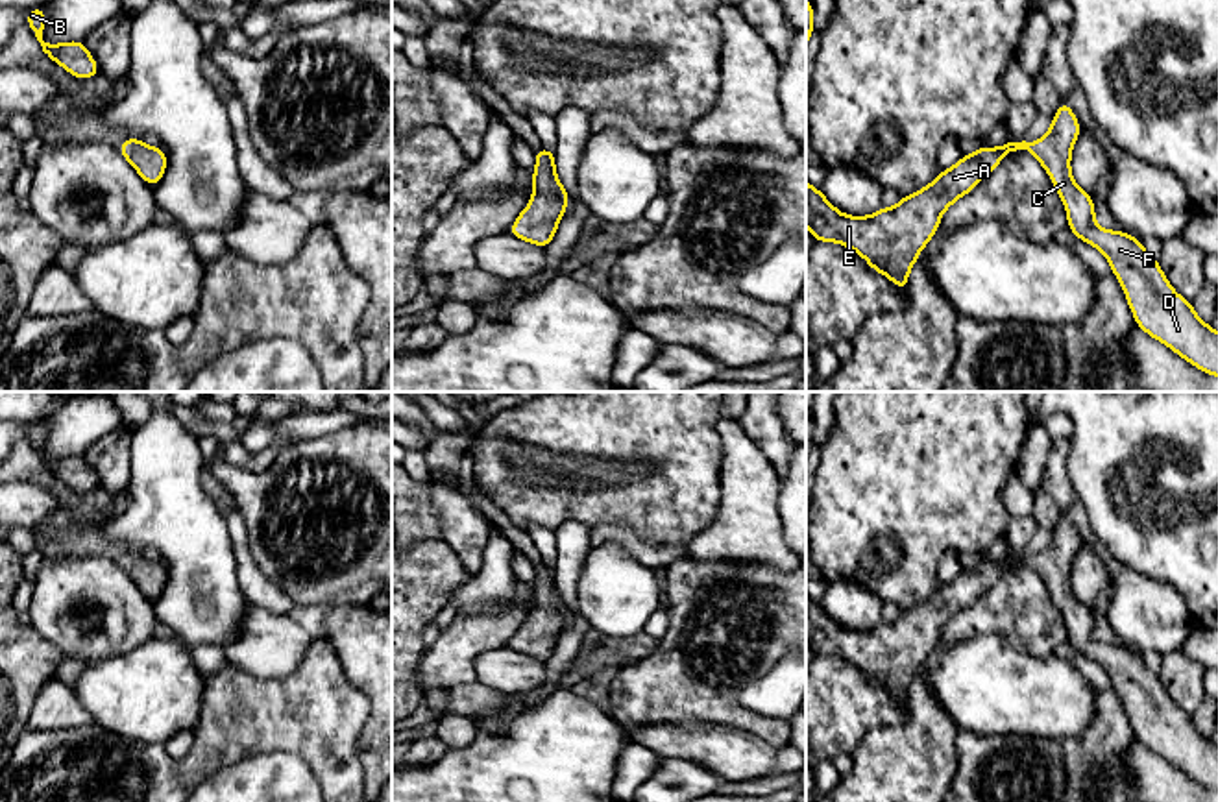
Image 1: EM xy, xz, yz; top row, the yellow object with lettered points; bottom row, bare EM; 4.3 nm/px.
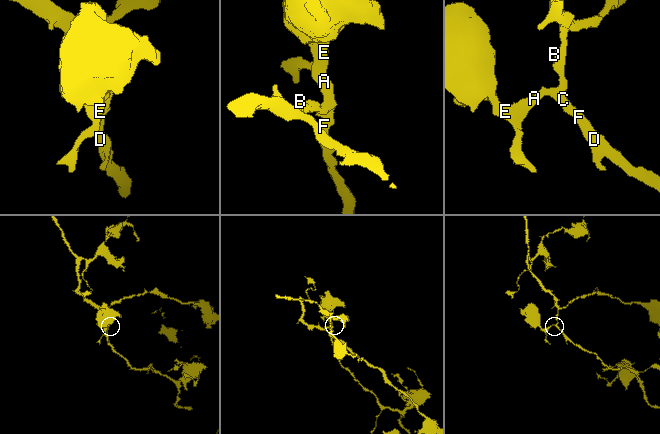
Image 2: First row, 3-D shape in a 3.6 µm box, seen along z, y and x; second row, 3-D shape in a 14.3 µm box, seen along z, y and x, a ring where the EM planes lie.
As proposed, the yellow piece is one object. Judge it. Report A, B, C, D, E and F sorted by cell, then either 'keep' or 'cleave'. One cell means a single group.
A B C D E F; keep

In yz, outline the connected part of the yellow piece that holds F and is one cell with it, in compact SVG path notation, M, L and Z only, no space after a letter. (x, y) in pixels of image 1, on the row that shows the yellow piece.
M1061 100L1050 131L1035 142L1007 142L980 148L943 170L928 187L902 196L893 207L880 207L872 216L847 216L837 211L806 179L806 227L817 242L839 242L859 253L869 266L889 277L900 292L907 292L907 275L922 248L939 229L943 213L968 194L1000 161L1017 150L1029 152L1048 172L1065 203L1068 231L1098 248L1120 281L1135 323L1174 353L1218 377L1218 333L1194 312L1192 301L1181 298L1150 257L1142 242L1124 231L1102 229L1094 224L1094 201L1078 187L1070 172L1072 146L1081 126Z

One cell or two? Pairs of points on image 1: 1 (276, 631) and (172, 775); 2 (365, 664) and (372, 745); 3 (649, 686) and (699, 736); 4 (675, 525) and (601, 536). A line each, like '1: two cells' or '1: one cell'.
1: two cells
2: one cell
3: two cells
4: two cells

